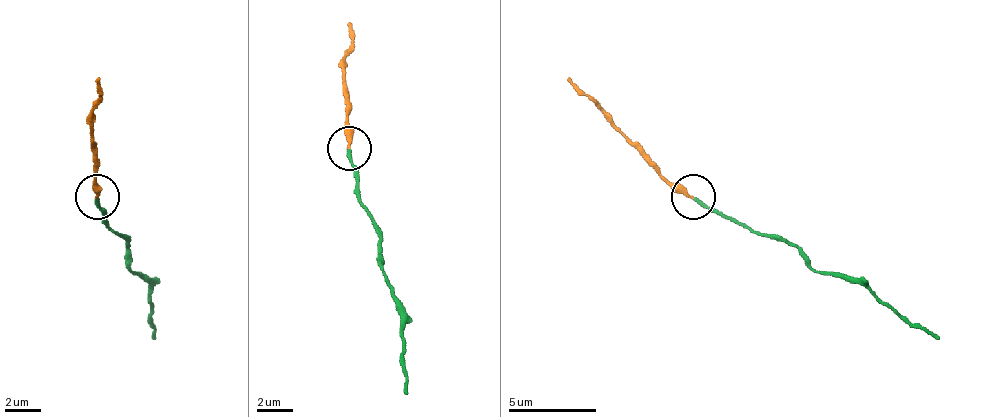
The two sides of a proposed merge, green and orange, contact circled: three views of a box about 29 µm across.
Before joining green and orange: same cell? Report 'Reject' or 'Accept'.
Accept

